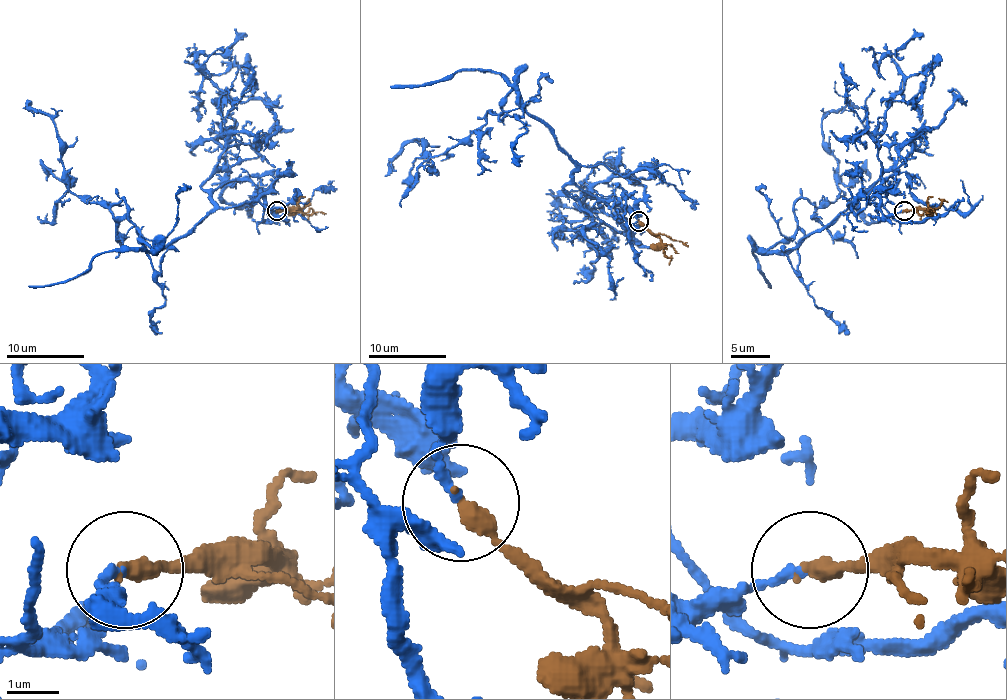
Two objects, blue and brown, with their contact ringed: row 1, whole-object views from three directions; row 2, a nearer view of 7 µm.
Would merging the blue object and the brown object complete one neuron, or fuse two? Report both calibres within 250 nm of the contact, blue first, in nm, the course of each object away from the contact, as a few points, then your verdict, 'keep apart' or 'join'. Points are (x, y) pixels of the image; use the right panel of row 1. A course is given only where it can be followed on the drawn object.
160 nm thick on the blue side, 340 nm on the other; blue runs (903, 211), (879, 209), (879, 180), (773, 250), (796, 230), (794, 203), (837, 197), (821, 118), (858, 109); brown runs (905, 211), (936, 209), (941, 203), (937, 197); join

